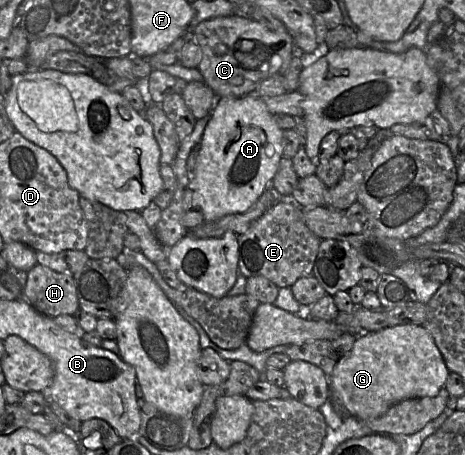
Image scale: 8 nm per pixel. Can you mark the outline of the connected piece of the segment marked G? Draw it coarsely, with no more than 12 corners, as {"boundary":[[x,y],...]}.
{"boundary":[[423,326],[357,336],[331,392],[370,420],[449,373]]}

